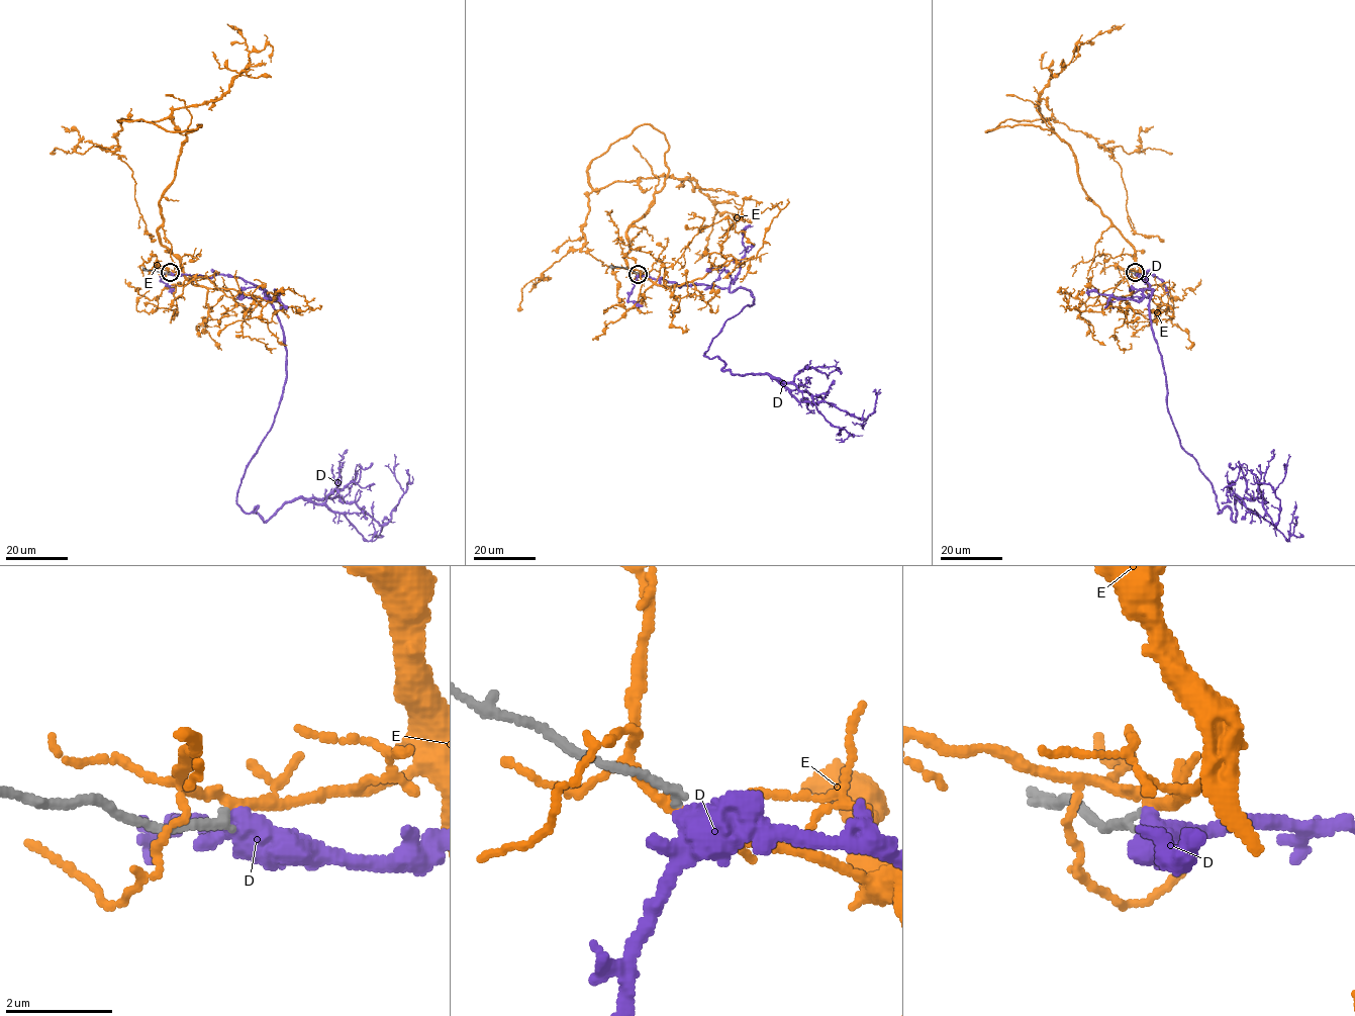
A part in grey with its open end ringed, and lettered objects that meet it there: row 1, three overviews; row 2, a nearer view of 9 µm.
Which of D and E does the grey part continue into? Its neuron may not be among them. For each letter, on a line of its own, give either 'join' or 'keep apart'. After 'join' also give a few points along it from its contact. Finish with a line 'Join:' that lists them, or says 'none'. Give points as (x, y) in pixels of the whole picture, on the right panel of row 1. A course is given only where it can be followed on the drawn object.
D: keep apart
E: join; course (1136, 272), (1071, 148), (1033, 124), (985, 130), (1051, 119), (1040, 92), (1125, 24)
Join: E

